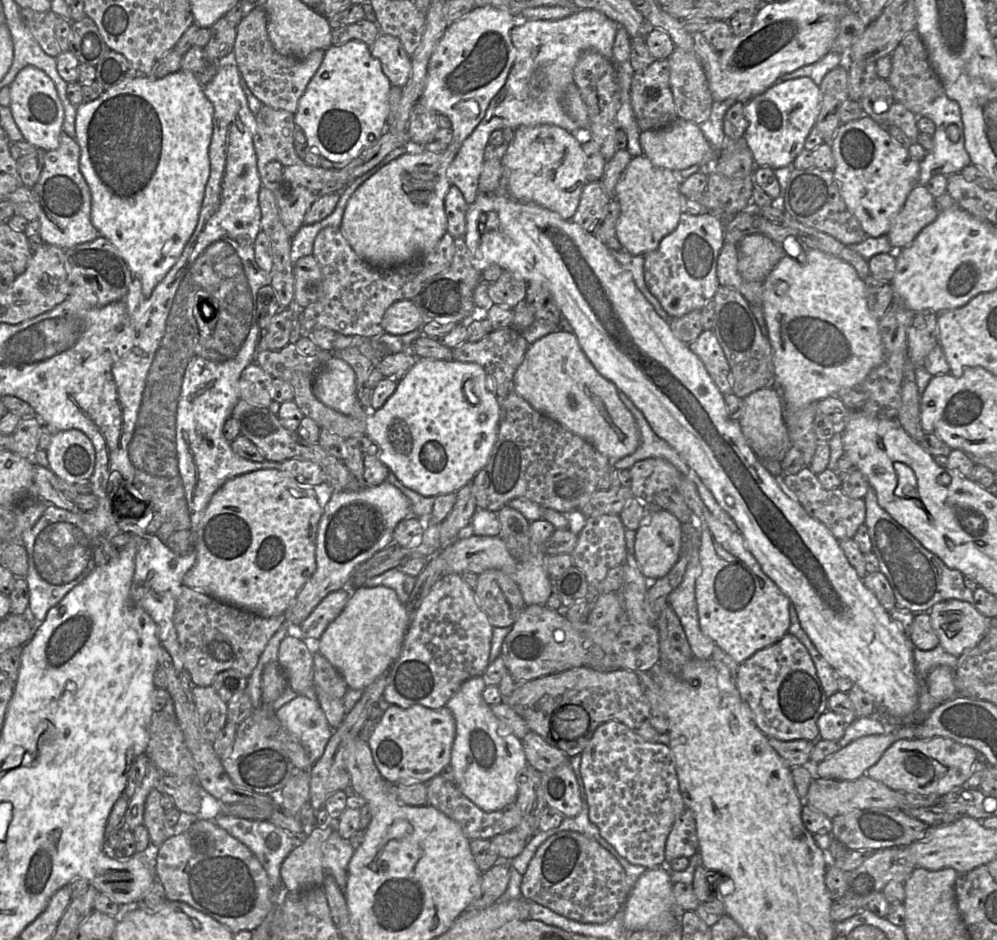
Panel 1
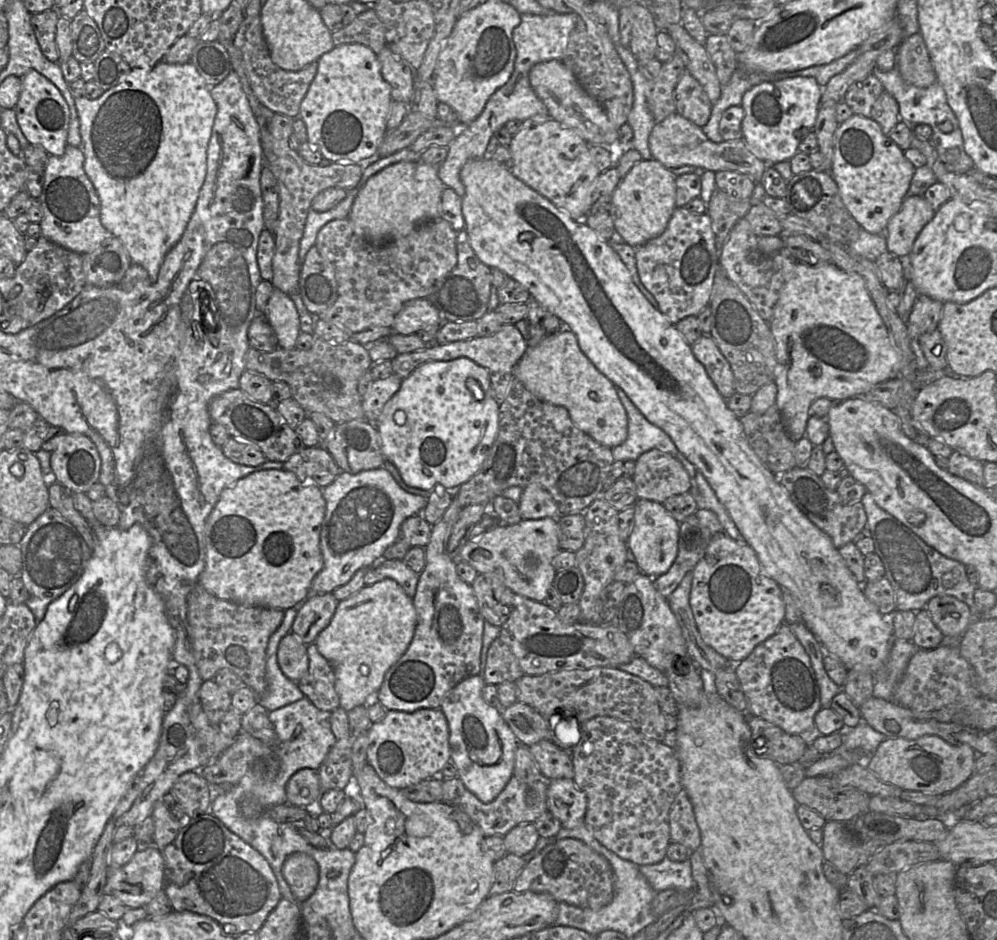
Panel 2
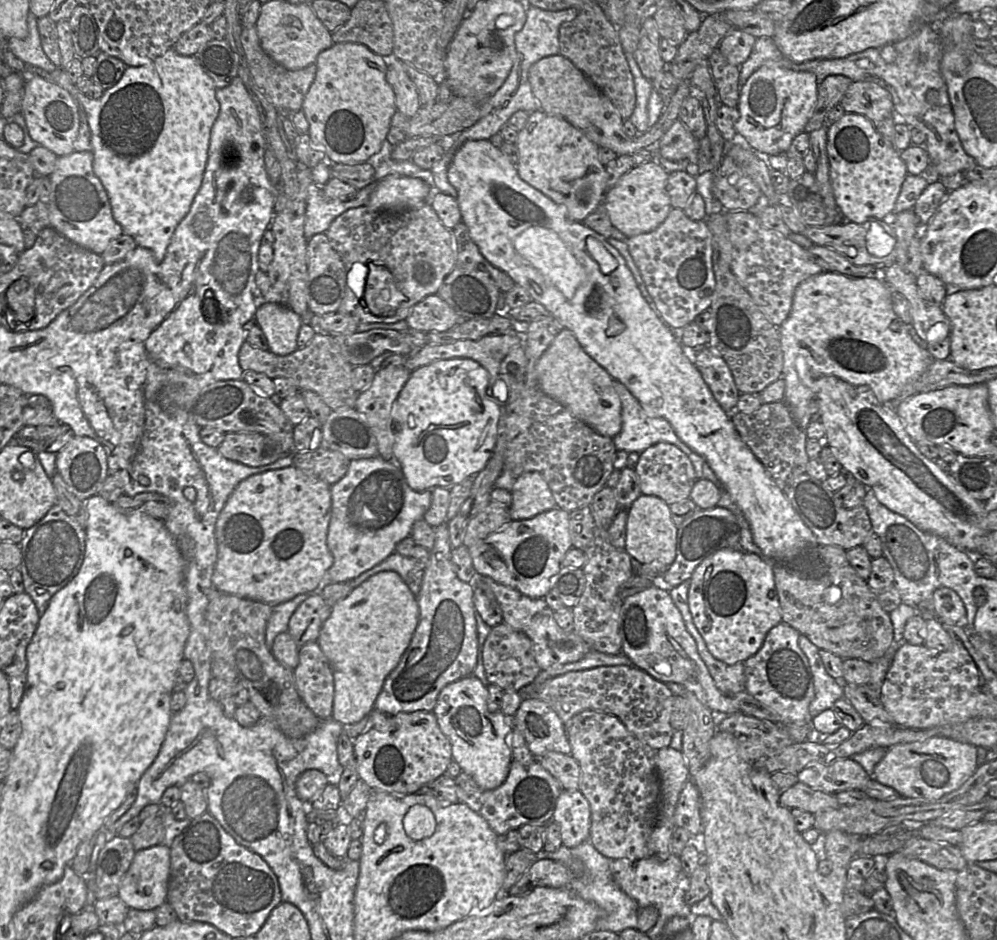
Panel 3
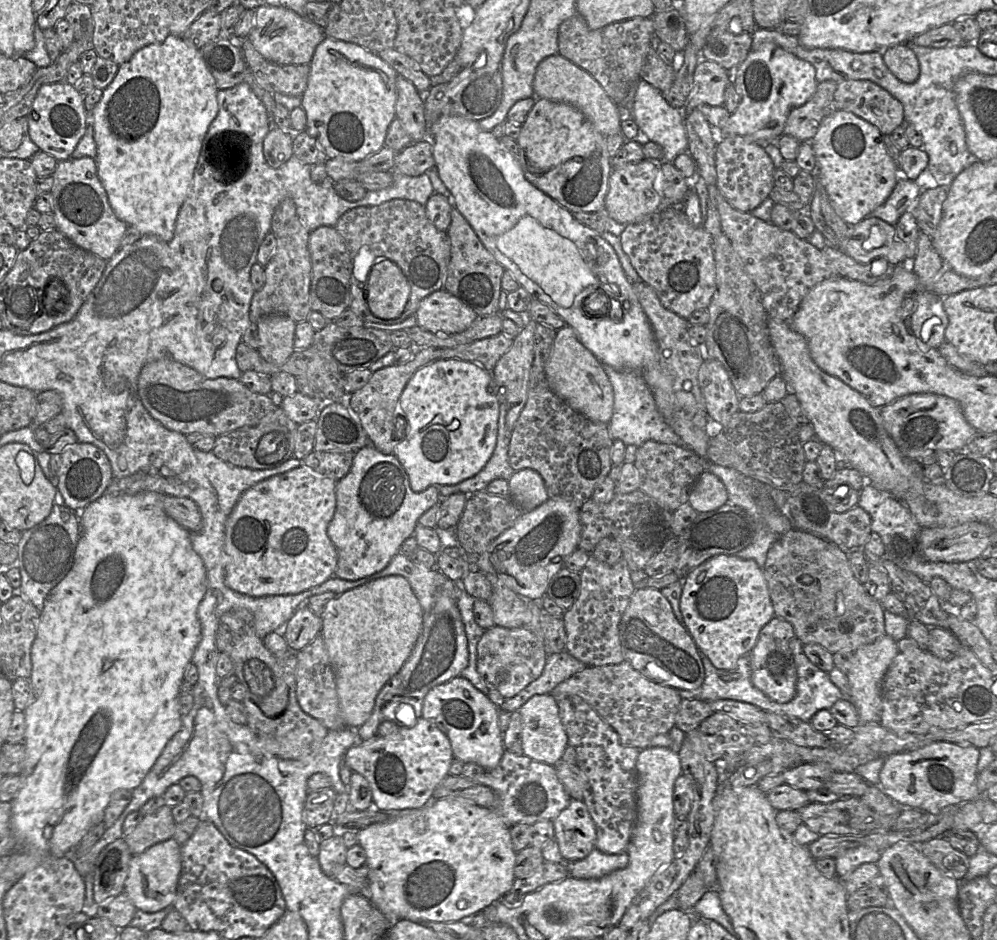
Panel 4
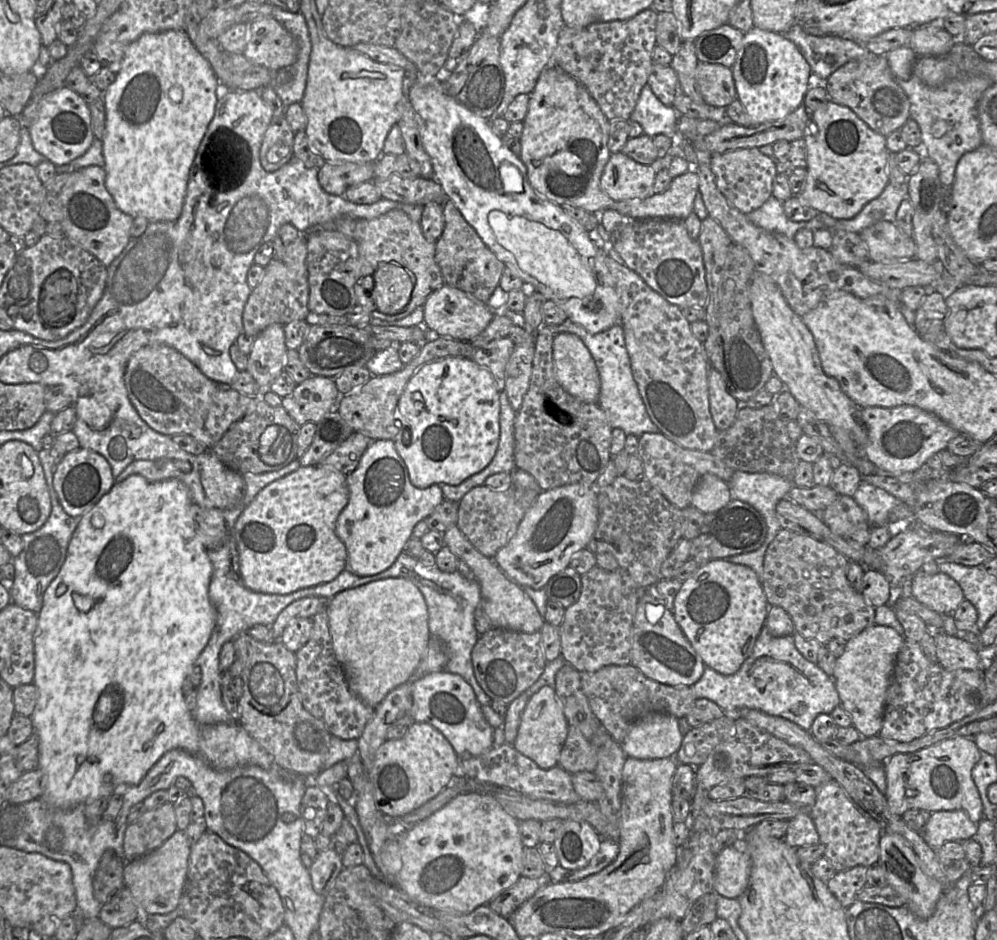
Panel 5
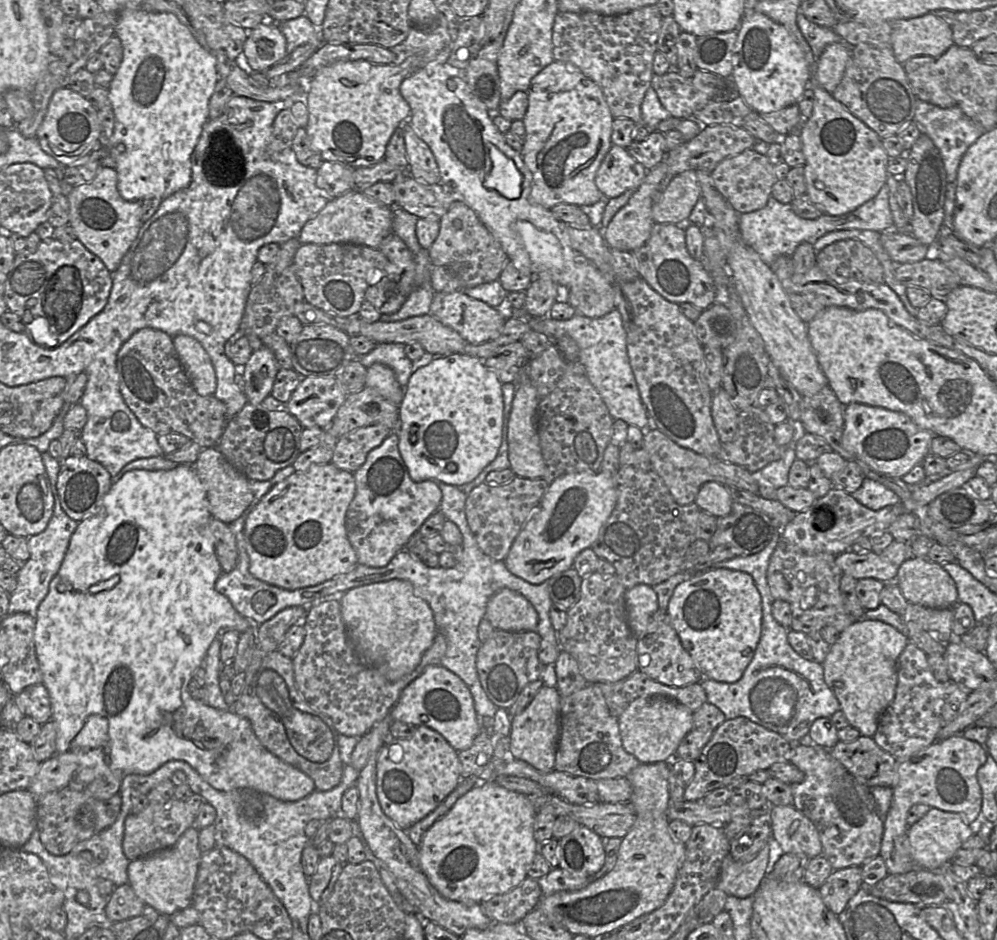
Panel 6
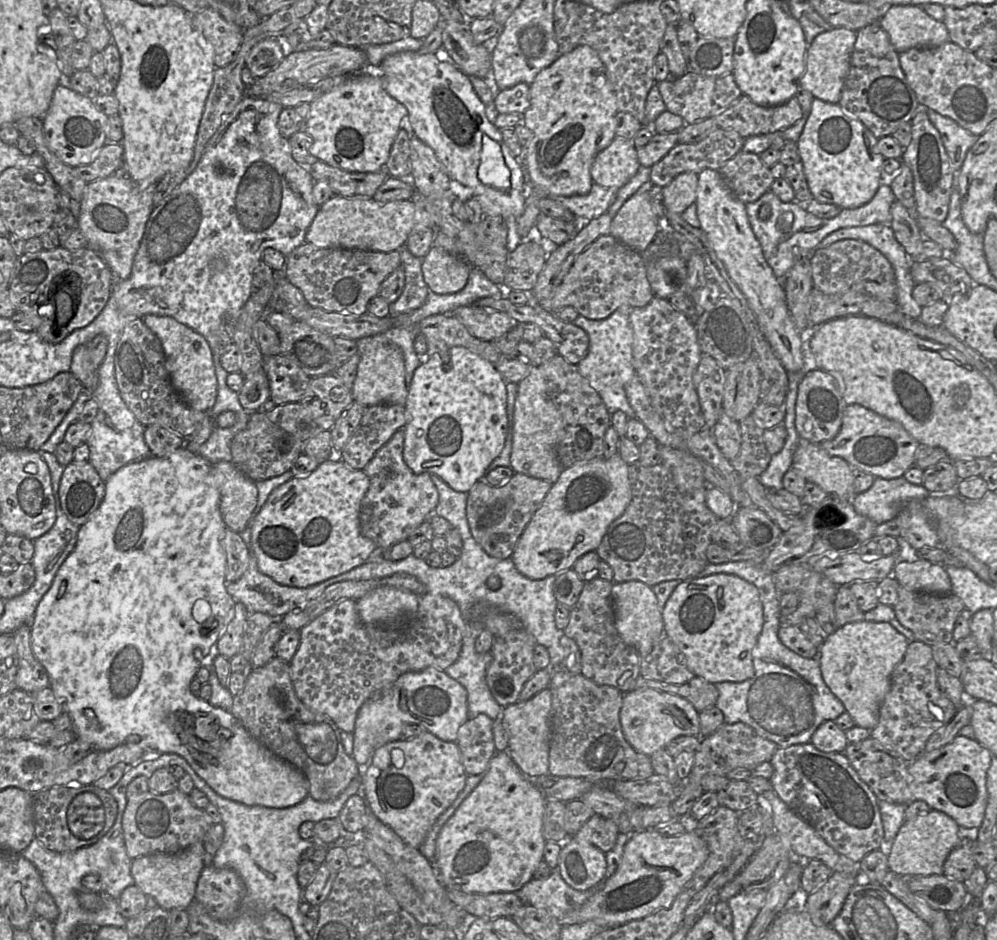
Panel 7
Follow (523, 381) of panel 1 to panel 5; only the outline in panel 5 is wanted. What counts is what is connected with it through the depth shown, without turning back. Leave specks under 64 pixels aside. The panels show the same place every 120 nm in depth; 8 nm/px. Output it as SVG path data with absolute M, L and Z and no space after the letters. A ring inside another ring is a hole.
M558 333L553 340L556 379L570 395L586 403L598 403L600 376L583 341L572 333Z

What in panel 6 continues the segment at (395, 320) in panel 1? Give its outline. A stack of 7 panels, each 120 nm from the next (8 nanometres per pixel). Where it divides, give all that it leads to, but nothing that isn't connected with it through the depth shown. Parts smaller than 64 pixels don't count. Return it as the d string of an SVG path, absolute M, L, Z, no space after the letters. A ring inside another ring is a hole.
M463 290L449 293L434 293L429 314L445 326L458 332L469 344L482 344L495 340L501 334L507 317L511 317L508 313L501 313L495 307L481 300L467 296Z

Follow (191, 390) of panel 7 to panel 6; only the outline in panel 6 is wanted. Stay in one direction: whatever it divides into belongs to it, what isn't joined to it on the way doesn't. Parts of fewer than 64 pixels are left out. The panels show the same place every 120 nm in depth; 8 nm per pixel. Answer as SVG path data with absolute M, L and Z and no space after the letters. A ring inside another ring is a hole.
M176 335L172 339L179 360L195 391L201 396L216 391L216 374L211 359L195 338Z

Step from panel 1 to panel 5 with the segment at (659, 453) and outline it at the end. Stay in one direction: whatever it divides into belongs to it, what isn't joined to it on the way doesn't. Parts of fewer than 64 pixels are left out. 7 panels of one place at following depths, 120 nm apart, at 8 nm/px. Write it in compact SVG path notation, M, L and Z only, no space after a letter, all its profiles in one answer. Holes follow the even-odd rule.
M567 319L560 325L545 325L538 327L536 334L572 333L577 335L588 348L597 366L600 376L600 394L598 404L603 410L612 429L620 428L626 435L640 437L644 433L658 433L658 427L648 415L643 399L634 380L629 354L625 344L624 330L621 324L610 329L591 334L582 326Z

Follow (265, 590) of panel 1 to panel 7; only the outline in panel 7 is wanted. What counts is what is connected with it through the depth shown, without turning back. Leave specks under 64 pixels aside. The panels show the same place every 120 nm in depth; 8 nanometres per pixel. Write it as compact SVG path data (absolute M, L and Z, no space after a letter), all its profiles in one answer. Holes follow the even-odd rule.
M337 455L305 476L294 476L272 491L254 519L251 540L261 573L290 587L308 587L346 573L370 559L378 550L360 530L361 502L370 486L363 470L352 469Z

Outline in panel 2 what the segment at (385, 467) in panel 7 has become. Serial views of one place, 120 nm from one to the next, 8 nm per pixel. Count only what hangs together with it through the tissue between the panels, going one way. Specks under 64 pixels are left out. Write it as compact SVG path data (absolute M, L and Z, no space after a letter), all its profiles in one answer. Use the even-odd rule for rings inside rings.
M383 467L359 473L341 471L336 479L322 490L326 502L326 512L320 531L320 548L324 564L312 581L309 595L332 593L336 588L345 585L359 569L372 565L400 538L402 522L411 516L422 515L428 502L423 496L406 492Z

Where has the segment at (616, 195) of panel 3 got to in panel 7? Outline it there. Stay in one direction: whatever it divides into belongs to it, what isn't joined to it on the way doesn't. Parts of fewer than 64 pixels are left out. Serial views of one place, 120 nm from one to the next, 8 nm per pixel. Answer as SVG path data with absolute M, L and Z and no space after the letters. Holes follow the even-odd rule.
M615 136L611 143L596 155L590 173L593 182L601 186L621 188L637 173L640 166L633 140Z

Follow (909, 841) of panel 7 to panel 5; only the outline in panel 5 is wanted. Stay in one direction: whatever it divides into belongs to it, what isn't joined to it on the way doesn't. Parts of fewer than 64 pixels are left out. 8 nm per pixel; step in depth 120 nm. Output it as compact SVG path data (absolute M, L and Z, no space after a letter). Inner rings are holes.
M945 810L931 813L922 836L938 850L946 842L971 839L977 832L978 823L971 821L964 810Z

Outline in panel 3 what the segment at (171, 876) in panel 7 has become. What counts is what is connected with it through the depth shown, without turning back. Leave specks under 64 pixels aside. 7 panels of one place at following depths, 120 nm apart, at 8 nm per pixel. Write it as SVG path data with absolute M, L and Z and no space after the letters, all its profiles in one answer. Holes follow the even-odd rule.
M162 844L138 850L118 890L129 907L154 910L167 901L170 849Z

